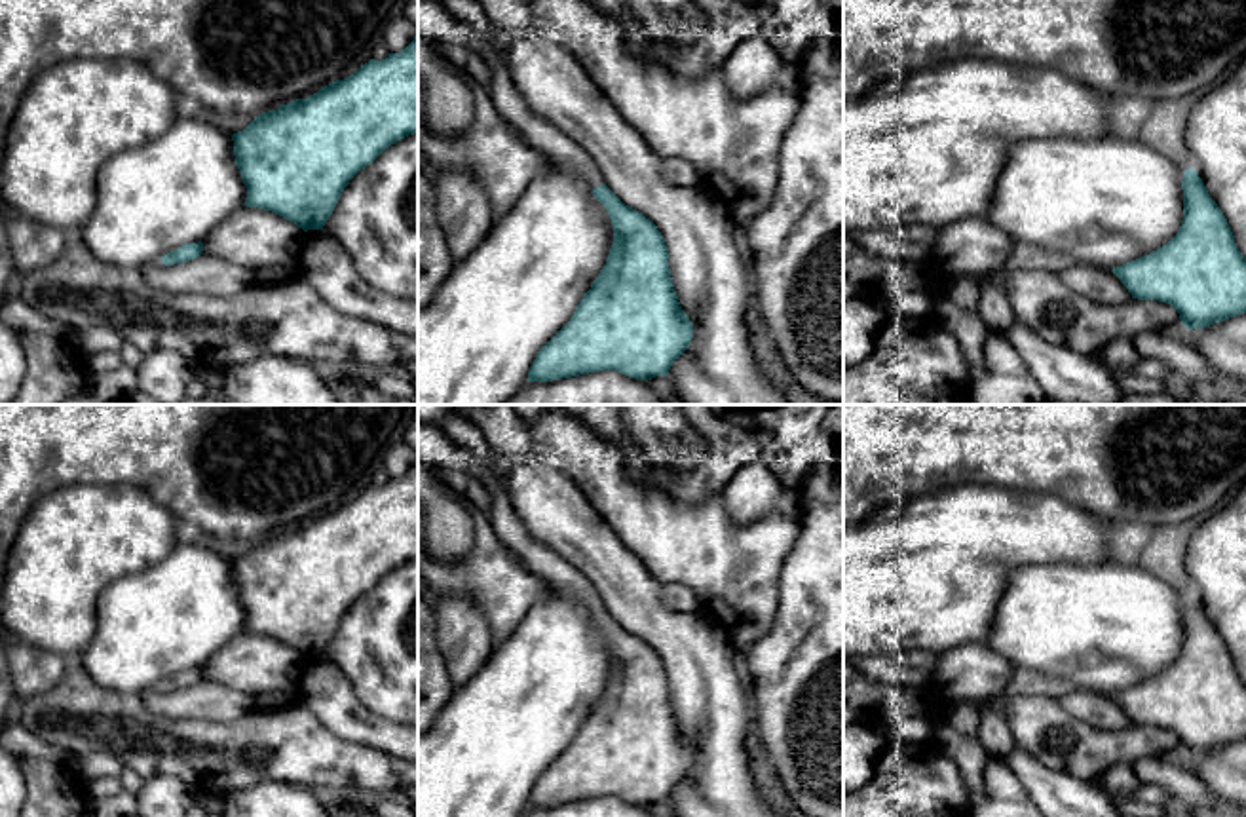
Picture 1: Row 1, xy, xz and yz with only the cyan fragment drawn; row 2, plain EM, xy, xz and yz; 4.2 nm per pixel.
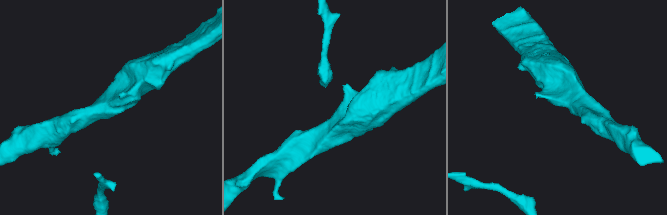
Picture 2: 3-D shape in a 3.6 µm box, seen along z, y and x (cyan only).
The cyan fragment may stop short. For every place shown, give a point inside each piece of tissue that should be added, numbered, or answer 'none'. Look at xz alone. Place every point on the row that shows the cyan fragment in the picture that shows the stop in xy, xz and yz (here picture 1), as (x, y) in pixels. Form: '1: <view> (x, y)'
1: xz (434, 21)

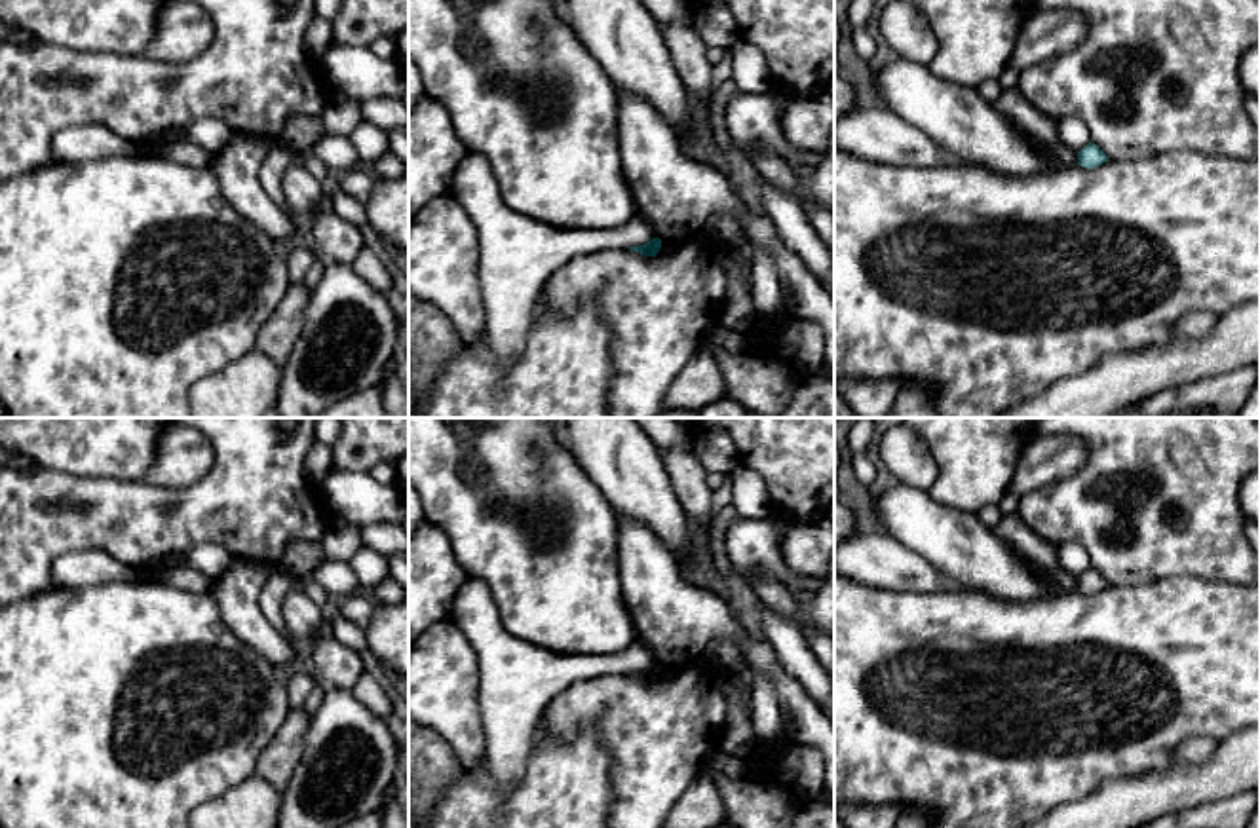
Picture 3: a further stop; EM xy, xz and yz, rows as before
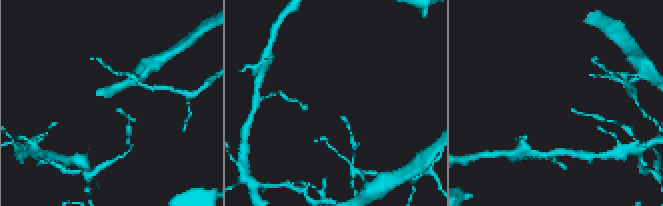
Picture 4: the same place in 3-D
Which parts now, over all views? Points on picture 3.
none

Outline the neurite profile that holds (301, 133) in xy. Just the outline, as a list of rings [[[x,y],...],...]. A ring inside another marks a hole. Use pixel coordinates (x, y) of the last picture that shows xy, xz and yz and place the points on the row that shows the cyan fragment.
[[[295,118],[283,127],[279,142],[300,154],[312,148],[323,135],[321,118]]]

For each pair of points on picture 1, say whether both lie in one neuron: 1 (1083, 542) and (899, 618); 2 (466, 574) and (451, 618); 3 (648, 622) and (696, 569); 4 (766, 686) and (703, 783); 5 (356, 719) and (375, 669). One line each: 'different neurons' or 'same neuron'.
1: same neuron
2: different neurons
3: different neurons
4: different neurons
5: different neurons

